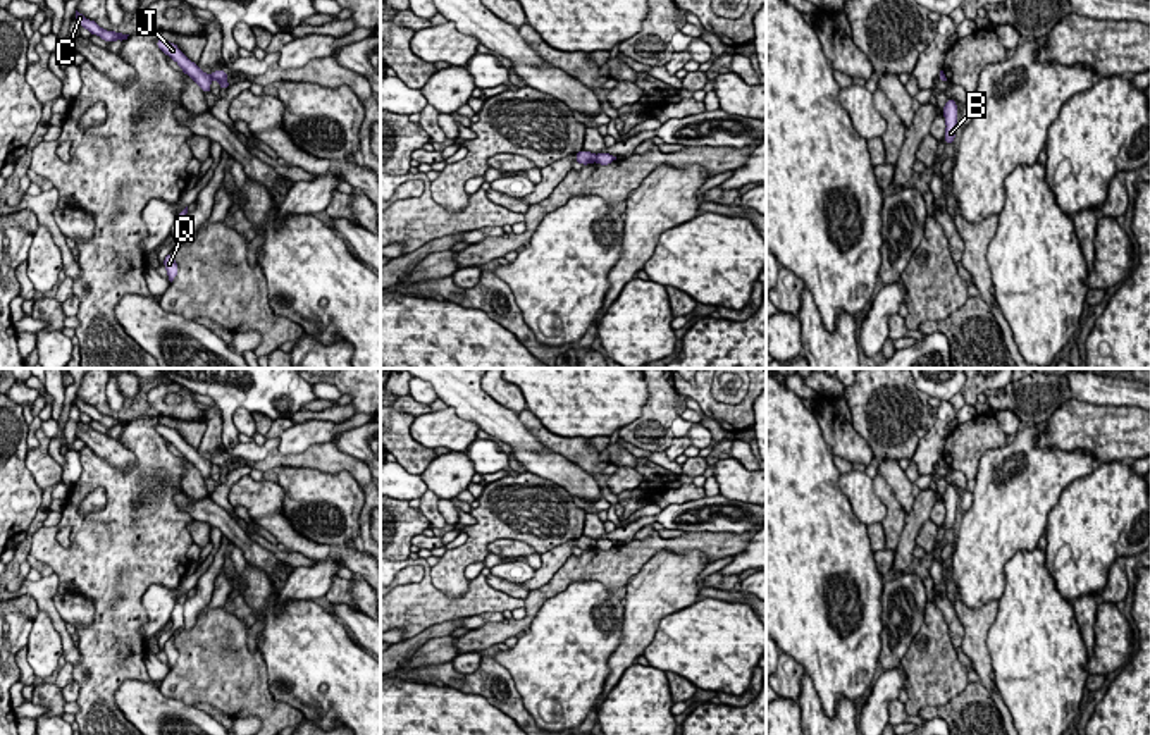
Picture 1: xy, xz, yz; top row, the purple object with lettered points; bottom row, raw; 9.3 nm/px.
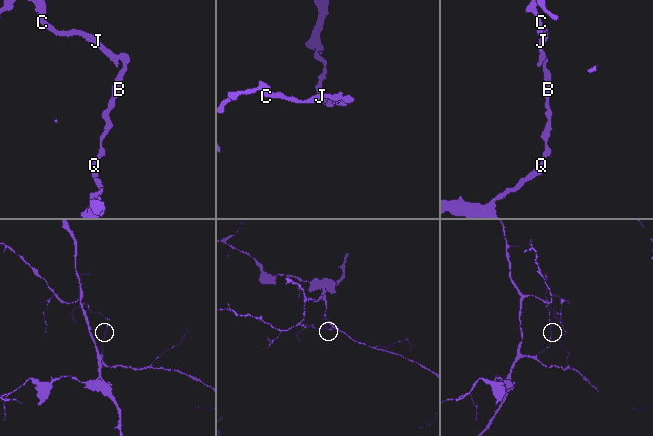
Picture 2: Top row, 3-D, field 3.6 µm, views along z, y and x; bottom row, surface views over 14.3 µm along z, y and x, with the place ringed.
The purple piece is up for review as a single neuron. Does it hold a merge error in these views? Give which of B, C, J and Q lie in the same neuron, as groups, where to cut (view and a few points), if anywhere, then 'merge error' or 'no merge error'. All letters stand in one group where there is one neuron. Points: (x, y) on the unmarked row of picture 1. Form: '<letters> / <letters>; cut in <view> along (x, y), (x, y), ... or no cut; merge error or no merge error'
B Q / C J; cut in xz along (594, 541), (596, 546); merge error

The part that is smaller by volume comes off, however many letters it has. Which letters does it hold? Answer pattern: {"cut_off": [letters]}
{"cut_off": ["C", "J"]}

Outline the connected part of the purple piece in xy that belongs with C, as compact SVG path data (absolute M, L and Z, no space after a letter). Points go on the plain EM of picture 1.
M76 396L76 399L74 399L74 403L76 403L76 406L77 406L77 410L81 411L81 413L86 413L91 420L96 420L96 422L100 422L102 425L105 425L105 427L115 427L115 425L121 425L121 427L126 427L127 425L127 422L129 420L122 420L122 418L114 418L114 417L107 417L107 415L102 415L95 406L90 406L90 405L86 405L83 399L79 399L77 396Z

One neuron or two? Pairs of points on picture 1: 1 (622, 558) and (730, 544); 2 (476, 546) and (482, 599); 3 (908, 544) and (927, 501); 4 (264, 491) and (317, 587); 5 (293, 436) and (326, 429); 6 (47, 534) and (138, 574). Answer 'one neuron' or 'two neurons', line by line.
1: one neuron
2: two neurons
3: one neuron
4: two neurons
5: one neuron
6: one neuron

